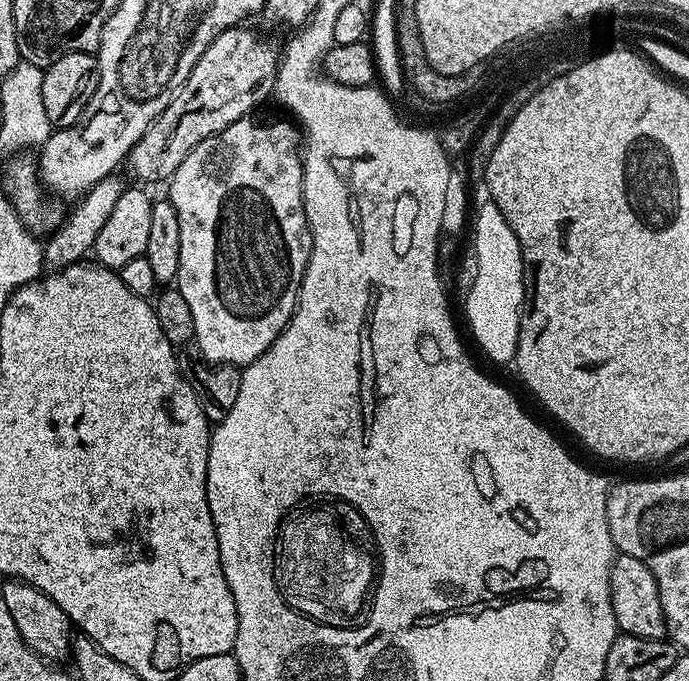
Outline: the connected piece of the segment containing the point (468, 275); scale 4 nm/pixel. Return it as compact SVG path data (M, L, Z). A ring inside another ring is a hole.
M485 200L477 212L474 222L473 258L466 259L460 270L460 280L469 284L466 292L466 318L470 330L483 352L494 362L511 363L516 356L518 334L523 312L526 277L521 246L514 230L491 200ZM484 220L487 222L484 230Z

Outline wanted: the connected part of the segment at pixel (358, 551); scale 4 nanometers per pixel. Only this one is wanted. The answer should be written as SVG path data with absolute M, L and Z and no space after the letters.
M346 503L336 507L340 508L324 506L322 516L322 506L306 506L304 522L300 518L299 510L283 517L278 533L278 547L274 552L276 583L280 585L280 594L284 597L284 601L304 616L315 620L317 625L328 628L350 628L361 619L360 607L363 604L365 607L366 597L374 584L374 568L372 572L374 544L370 539L368 523L362 519L357 508Z

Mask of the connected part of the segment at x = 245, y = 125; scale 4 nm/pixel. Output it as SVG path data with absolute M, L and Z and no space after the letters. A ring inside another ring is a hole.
M249 114L238 118L232 125L226 126L220 133L206 137L183 158L182 164L174 170L167 181L166 198L178 210L178 226L180 227L182 246L178 254L178 274L174 281L180 289L182 298L186 298L190 311L194 314L194 344L204 355L204 359L212 364L234 364L247 366L253 364L274 341L282 334L284 327L296 312L300 302L300 287L306 274L306 266L312 249L312 231L304 209L304 162L301 149L298 147L298 128L291 119L283 120L280 116L256 116Z

